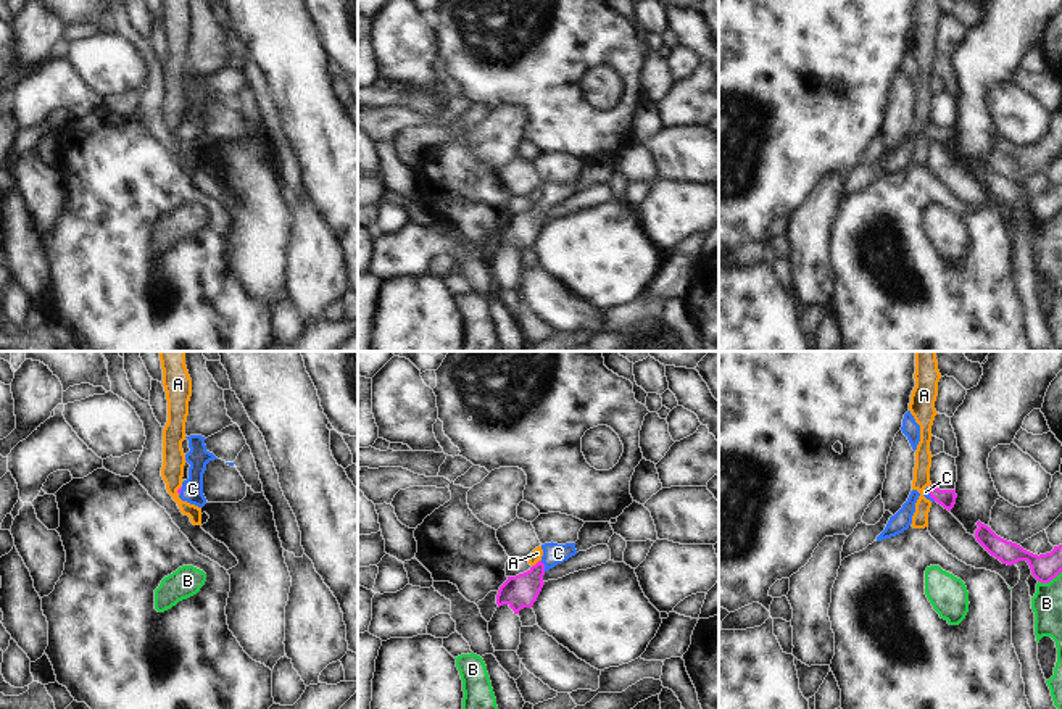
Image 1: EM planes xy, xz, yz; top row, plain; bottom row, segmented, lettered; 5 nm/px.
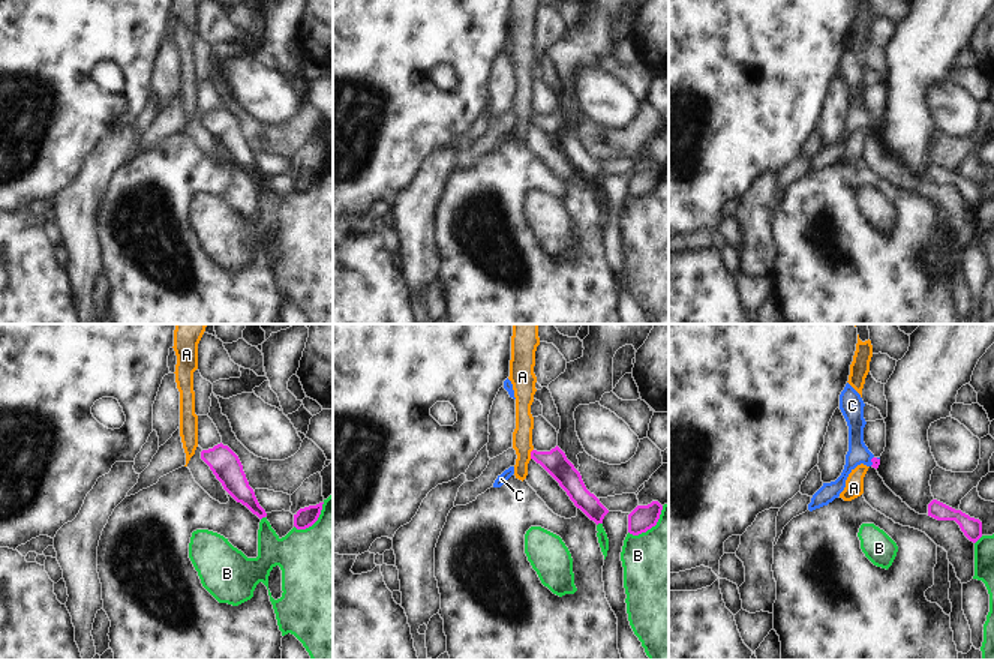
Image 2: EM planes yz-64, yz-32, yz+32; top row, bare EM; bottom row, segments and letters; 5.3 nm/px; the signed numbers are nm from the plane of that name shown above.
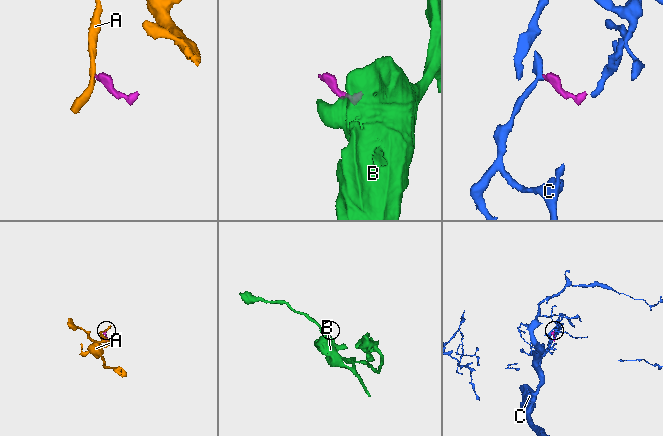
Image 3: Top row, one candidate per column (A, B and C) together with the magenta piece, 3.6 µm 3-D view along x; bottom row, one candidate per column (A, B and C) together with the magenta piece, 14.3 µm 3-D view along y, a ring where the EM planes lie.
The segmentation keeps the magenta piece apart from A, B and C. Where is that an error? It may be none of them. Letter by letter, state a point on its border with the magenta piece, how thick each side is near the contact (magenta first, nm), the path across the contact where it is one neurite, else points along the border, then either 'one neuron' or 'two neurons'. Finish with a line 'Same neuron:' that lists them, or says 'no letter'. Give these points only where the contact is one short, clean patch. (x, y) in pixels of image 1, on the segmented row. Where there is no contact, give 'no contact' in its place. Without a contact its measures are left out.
A: xz (537, 563) | 170/60 nm | along xz (540, 559), (532, 566) | two neurons
B: yz (1049, 580) | 140/150 nm | along yz (1061, 571), (1048, 582), (1038, 582) | two neurons
C: xz (543, 566) | 170/110 nm | across xz (519, 592), (543, 566), (553, 553) | one neuron
Same neuron: C

